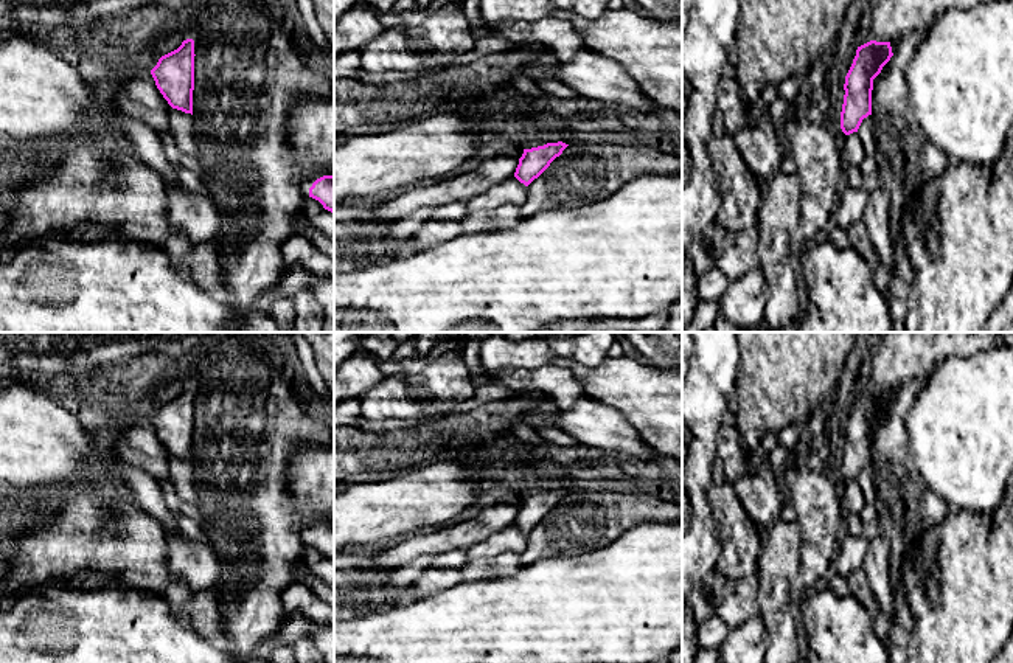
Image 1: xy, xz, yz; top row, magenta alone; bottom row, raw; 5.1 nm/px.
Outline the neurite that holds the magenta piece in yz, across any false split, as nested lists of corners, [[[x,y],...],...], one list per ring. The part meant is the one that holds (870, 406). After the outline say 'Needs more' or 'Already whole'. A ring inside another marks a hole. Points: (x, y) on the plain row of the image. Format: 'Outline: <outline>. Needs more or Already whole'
Outline: [[[870,388],[858,394],[844,432],[841,477],[845,483],[858,480],[862,467],[872,463],[873,427],[892,404],[890,390]]]. Already whole

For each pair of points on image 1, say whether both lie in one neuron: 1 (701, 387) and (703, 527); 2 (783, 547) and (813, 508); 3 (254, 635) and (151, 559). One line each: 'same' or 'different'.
1: same
2: different
3: different

